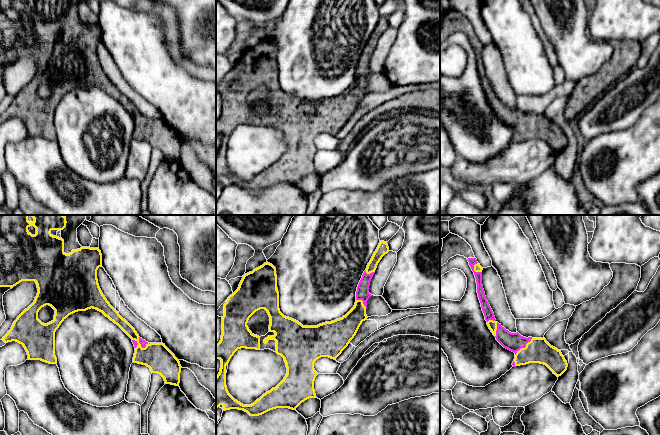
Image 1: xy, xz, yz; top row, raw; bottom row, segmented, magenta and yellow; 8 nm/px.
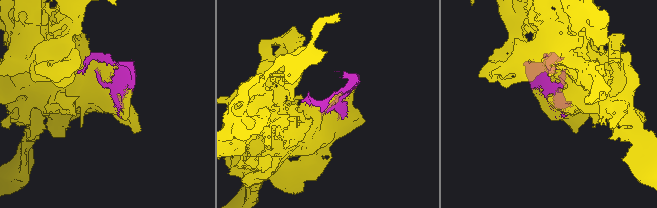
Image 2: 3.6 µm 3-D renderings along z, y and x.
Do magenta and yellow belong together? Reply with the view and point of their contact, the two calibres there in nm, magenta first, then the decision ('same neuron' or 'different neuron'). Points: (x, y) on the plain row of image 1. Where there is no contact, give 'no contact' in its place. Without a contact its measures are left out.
yz (497, 102) | 150/70 nm | same neuron

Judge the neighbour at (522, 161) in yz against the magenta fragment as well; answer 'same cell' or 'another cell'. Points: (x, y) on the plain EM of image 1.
another cell

